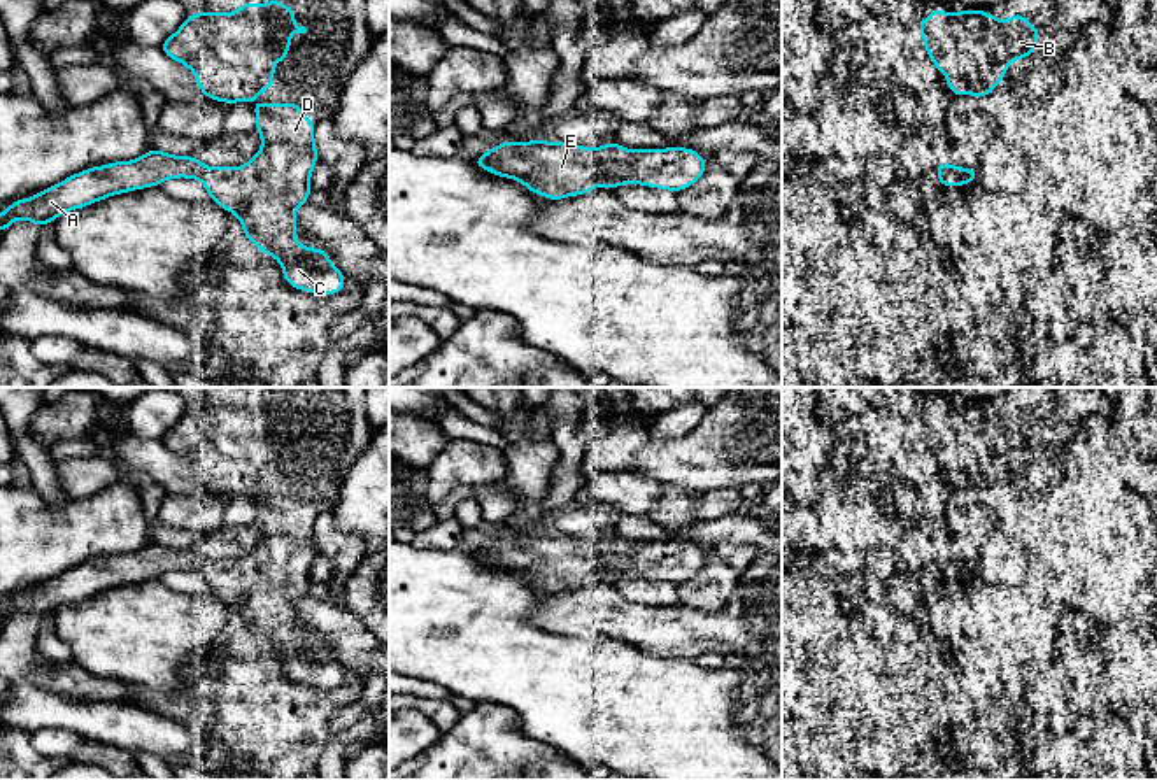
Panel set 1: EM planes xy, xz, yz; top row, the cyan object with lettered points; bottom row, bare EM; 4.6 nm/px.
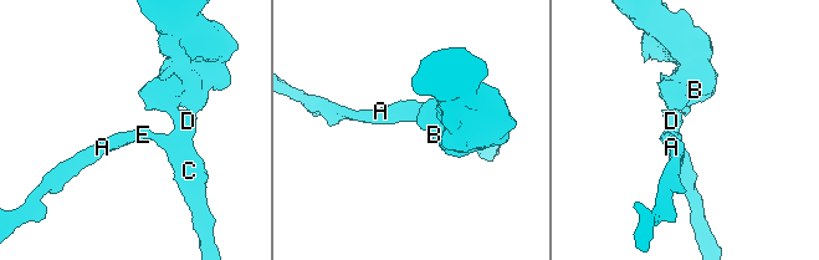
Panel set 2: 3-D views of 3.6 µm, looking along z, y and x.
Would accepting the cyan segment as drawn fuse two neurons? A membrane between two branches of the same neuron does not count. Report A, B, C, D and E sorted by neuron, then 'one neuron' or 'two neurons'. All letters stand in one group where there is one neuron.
A B C D E | one neuron

